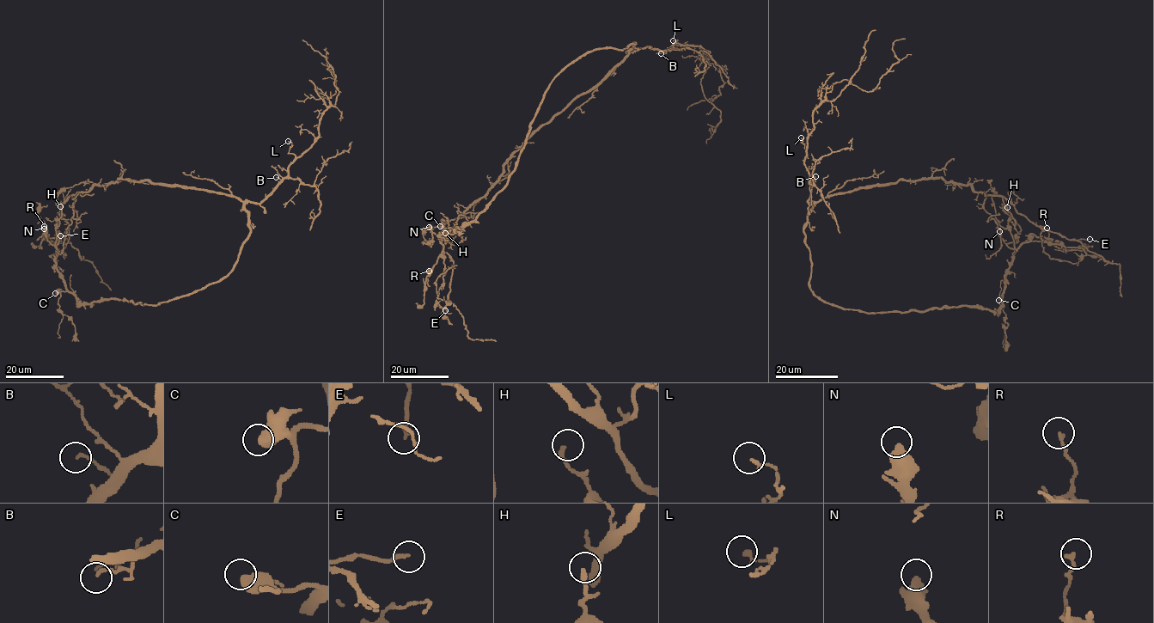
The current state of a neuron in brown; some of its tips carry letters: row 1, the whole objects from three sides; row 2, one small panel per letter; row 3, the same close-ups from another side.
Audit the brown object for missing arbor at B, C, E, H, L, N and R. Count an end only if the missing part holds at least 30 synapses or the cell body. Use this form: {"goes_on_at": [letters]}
{"goes_on_at": []}

